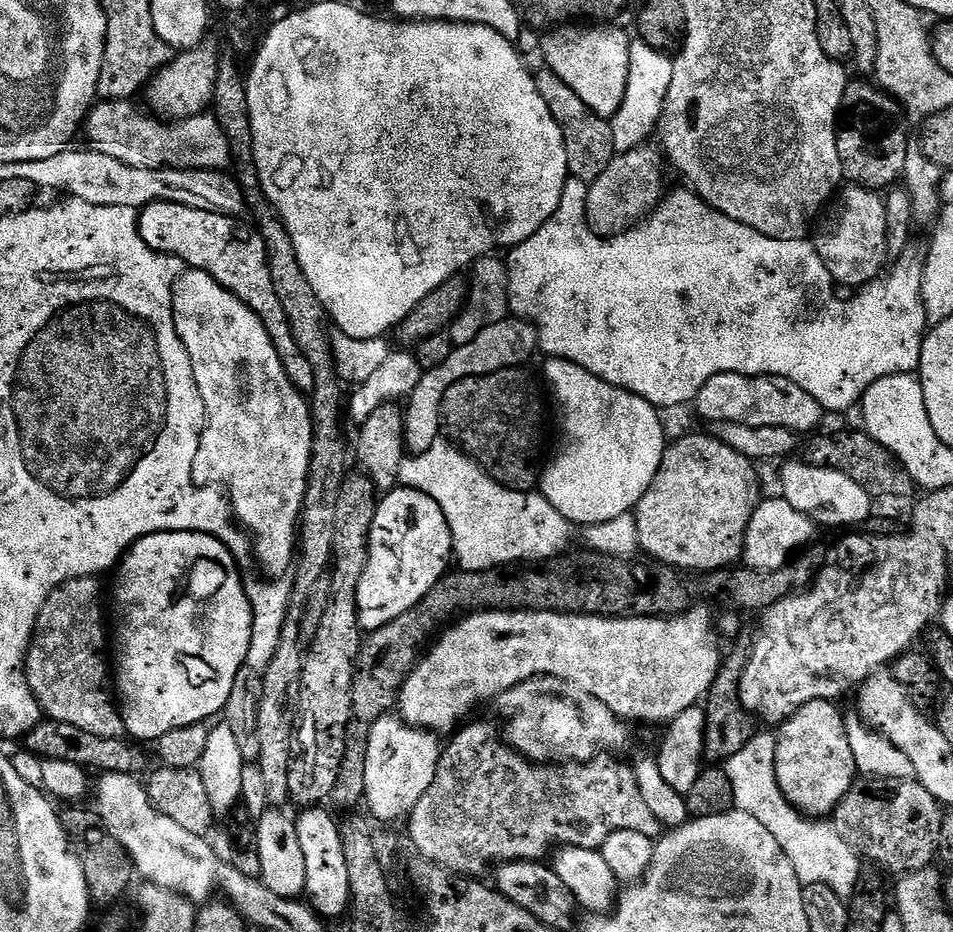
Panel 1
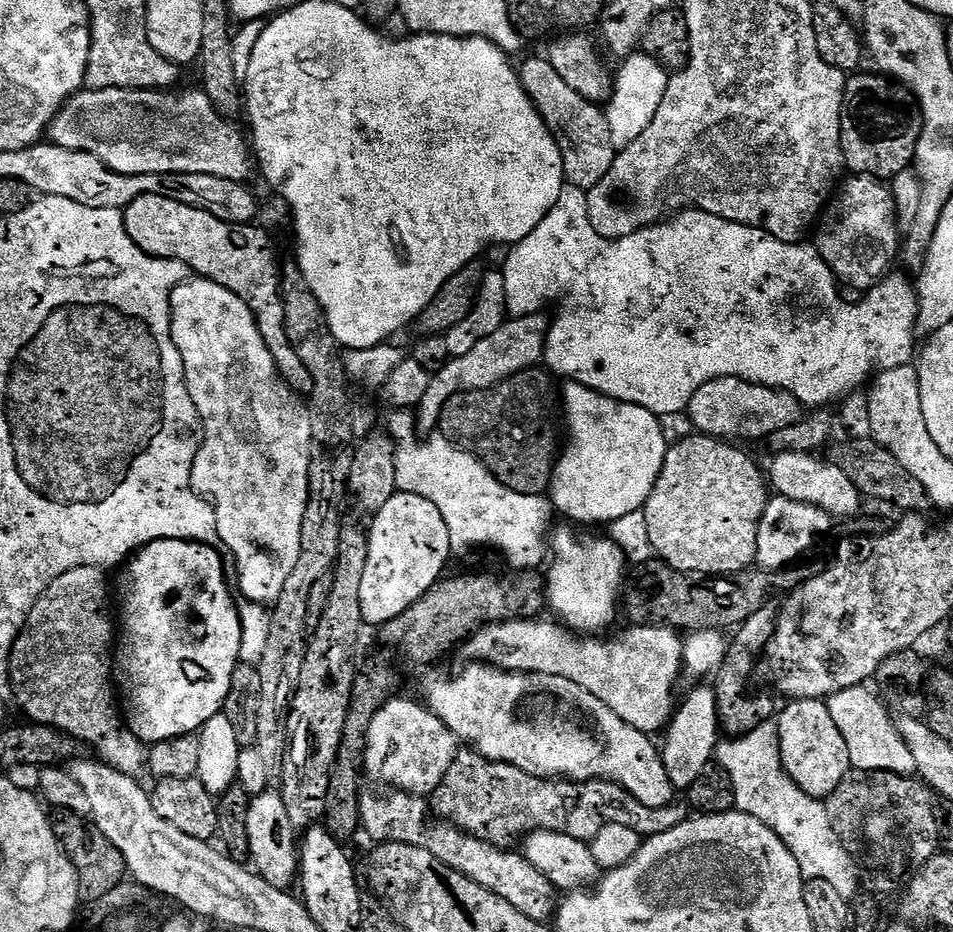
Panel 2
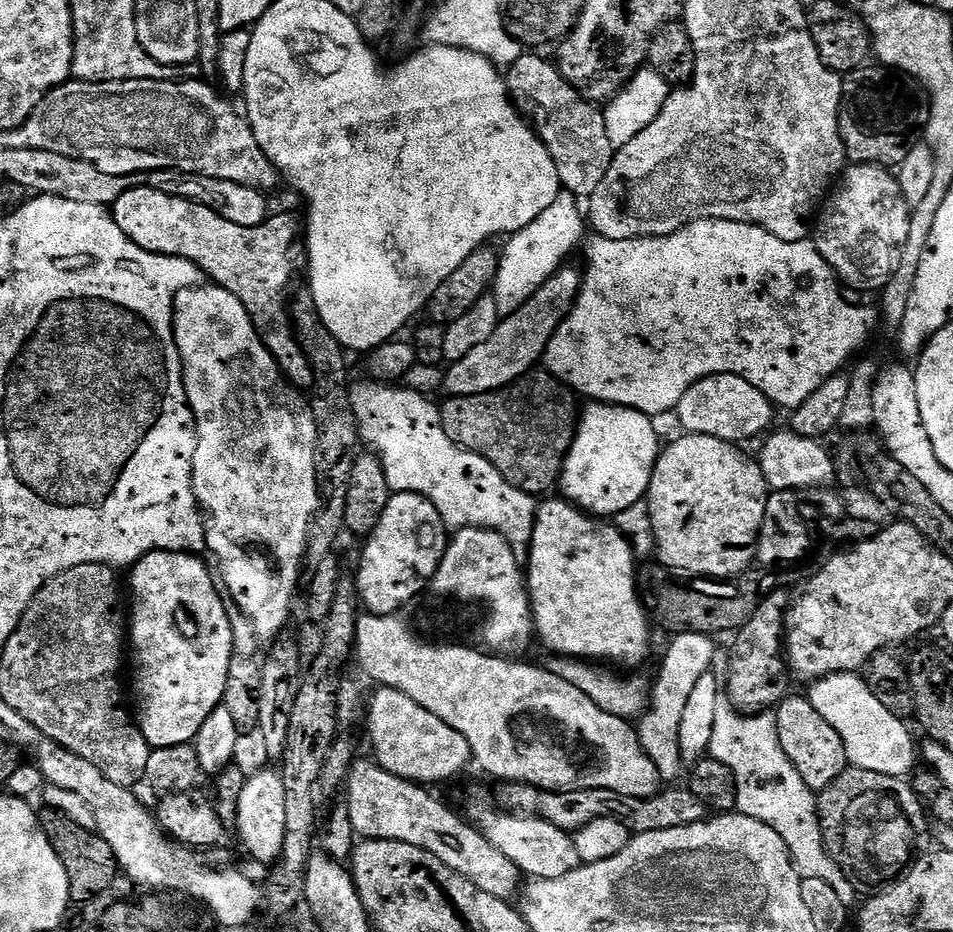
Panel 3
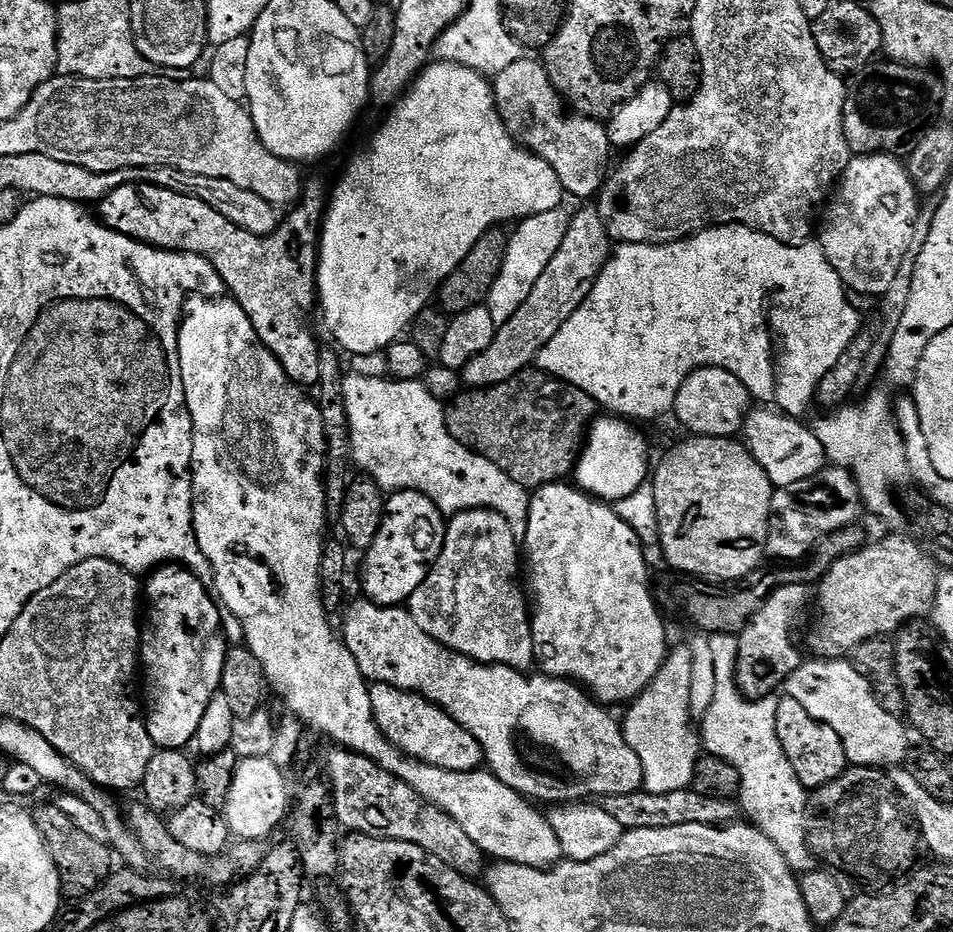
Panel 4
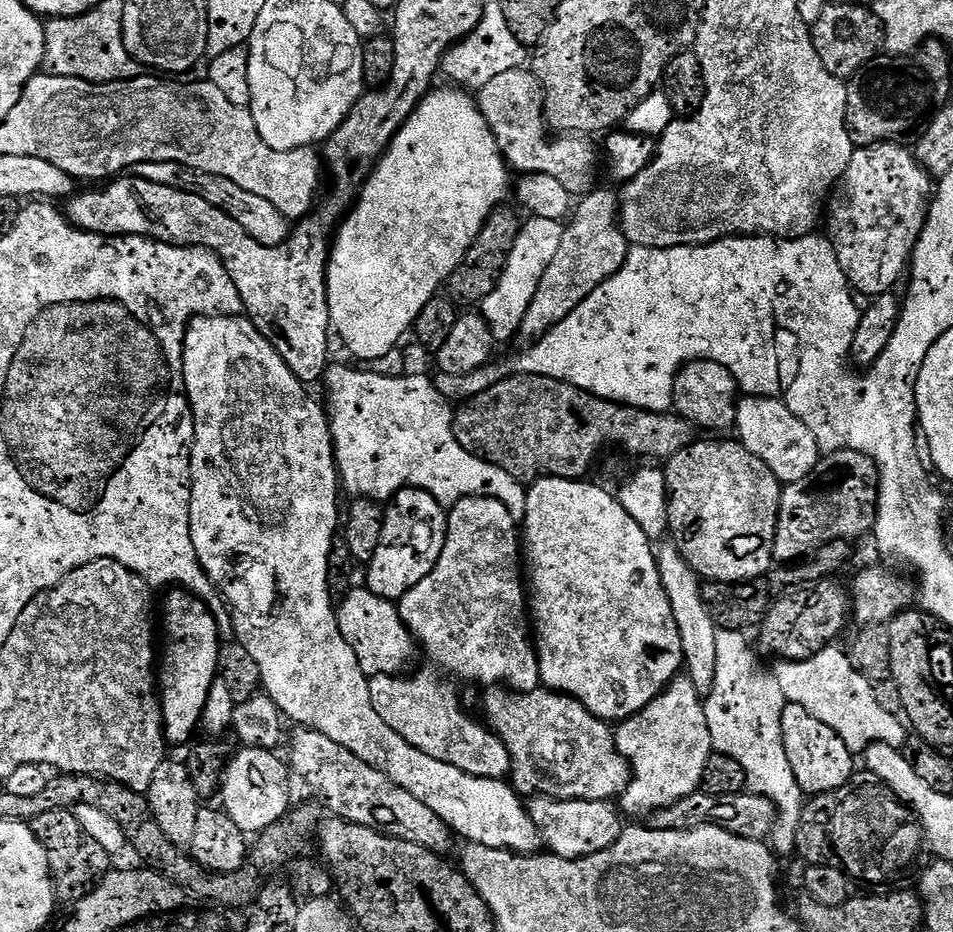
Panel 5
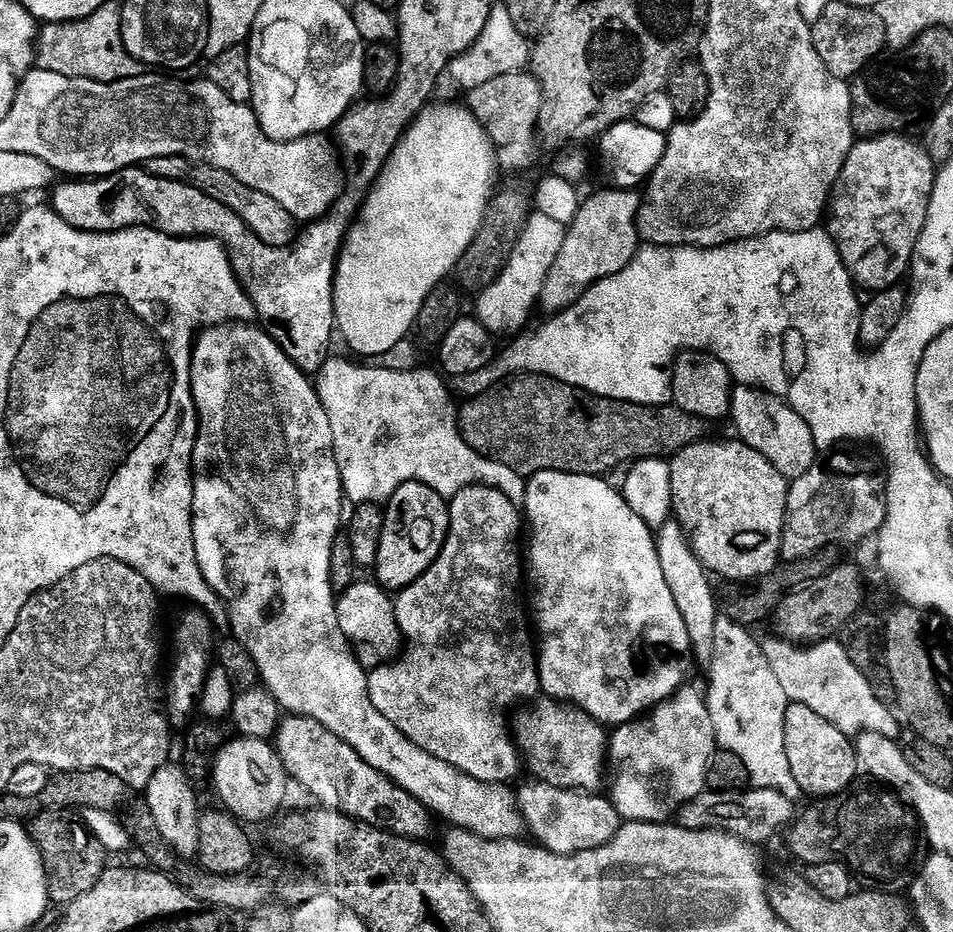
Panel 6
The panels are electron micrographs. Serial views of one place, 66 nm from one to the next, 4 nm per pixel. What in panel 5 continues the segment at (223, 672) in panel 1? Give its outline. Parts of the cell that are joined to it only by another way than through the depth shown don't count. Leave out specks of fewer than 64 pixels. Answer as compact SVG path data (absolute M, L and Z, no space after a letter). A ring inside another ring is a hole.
M172 590L168 594L168 601L164 604L164 636L168 639L168 661L165 664L163 661L158 668L158 695L160 715L164 717L164 739L172 745L186 743L195 734L196 728L198 732L201 727L210 686L218 678L222 641L212 611L197 596L187 590Z

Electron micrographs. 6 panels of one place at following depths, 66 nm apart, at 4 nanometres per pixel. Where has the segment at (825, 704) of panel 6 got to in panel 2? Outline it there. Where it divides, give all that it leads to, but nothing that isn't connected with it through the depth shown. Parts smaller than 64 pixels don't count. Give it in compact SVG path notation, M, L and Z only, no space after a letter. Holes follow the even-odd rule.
M864 686L847 688L826 700L834 726L838 726L842 738L846 738L846 750L850 750L853 769L857 772L893 772L899 776L915 777L916 763L914 754L910 754L910 746L906 746L901 738L893 717L888 717L889 709L885 701L875 691L868 690Z

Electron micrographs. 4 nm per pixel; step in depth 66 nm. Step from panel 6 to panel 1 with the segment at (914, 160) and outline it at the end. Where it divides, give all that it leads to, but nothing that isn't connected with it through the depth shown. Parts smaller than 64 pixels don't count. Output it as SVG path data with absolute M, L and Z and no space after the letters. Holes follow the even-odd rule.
M841 187L830 207L819 217L810 242L818 250L818 258L826 262L826 270L830 270L837 285L852 288L848 290L863 288L885 271L884 260L889 259L884 196L871 188Z

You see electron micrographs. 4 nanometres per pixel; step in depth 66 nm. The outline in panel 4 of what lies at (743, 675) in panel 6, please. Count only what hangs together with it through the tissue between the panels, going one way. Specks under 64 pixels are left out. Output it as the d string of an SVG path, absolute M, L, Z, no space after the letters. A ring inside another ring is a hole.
M713 632L708 636L710 642L711 653L714 654L714 671L715 671L715 693L714 702L711 703L709 712L703 716L702 727L699 729L702 748L709 756L717 756L726 762L730 762L730 766L734 766L734 770L738 770L738 778L740 779L740 794L738 797L739 807L742 809L749 821L761 832L766 834L766 838L770 838L770 842L774 842L774 846L778 846L782 858L786 858L786 862L791 866L792 871L797 874L805 872L815 872L818 868L818 861L813 856L810 846L808 845L808 797L809 789L802 786L802 782L798 782L798 774L794 774L794 766L790 766L790 758L786 758L786 750L782 750L782 742L778 742L778 730L776 729L776 719L778 718L778 699L775 695L763 696L761 700L750 700L747 696L740 693L740 688L736 684L736 659L738 658L739 639L730 632Z

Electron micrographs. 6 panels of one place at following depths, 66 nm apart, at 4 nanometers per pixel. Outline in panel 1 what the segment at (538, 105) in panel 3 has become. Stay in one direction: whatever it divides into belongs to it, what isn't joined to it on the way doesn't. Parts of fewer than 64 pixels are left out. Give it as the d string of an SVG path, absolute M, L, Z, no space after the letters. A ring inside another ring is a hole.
M544 66L540 70L541 72L535 73L536 85L542 98L546 98L546 106L550 106L564 135L569 173L587 182L594 181L598 178L598 174L602 174L602 170L606 170L606 166L610 166L612 157L617 155L612 137L612 125L607 119L599 117L590 110L574 90L562 82L551 69Z

